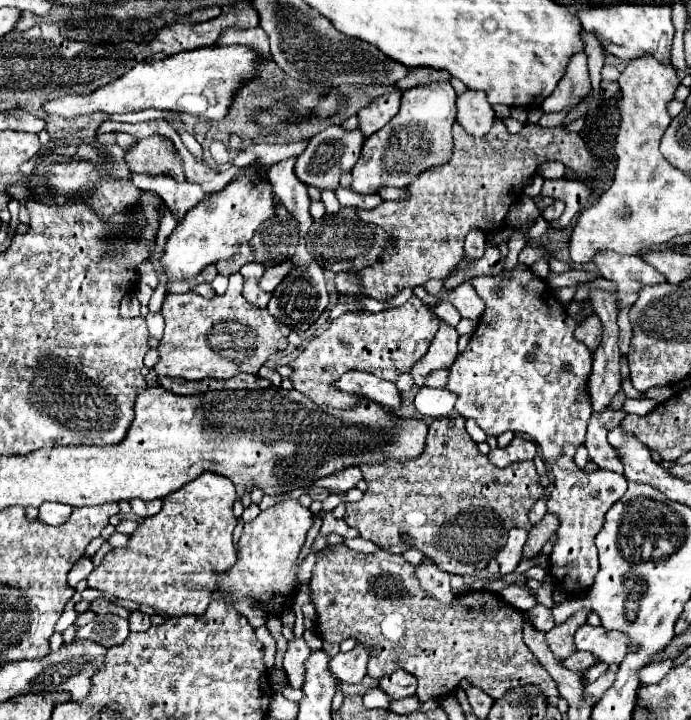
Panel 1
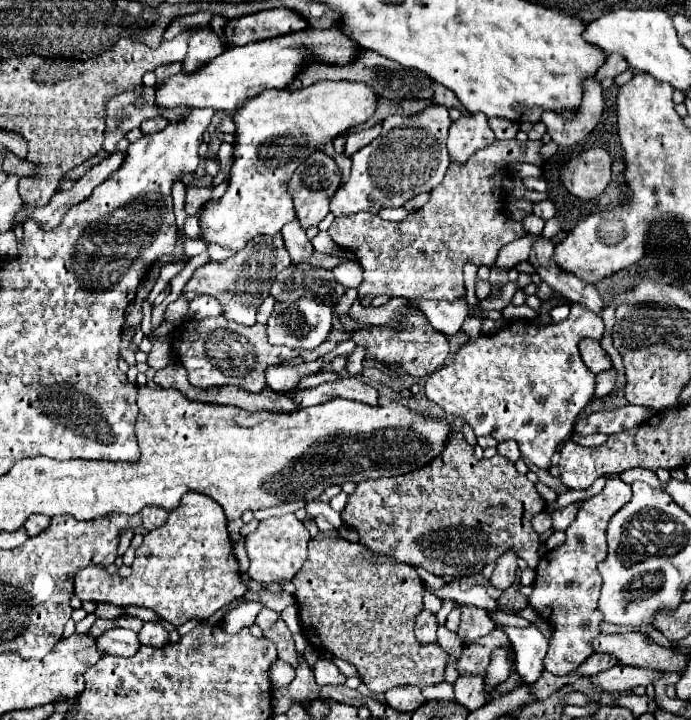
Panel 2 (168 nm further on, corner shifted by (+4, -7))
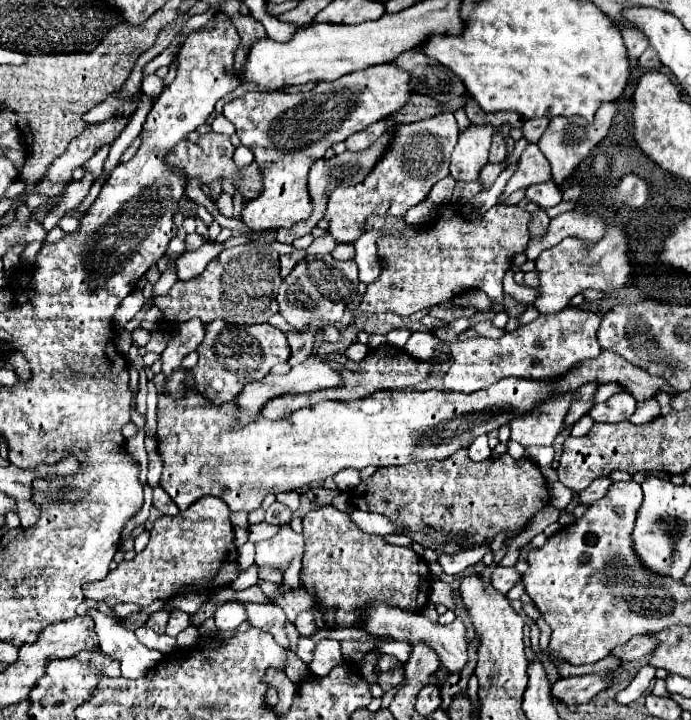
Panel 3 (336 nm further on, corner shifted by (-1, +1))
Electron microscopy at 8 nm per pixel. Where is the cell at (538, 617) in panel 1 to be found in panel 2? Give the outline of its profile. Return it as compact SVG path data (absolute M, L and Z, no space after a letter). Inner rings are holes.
M496 623L496 627L508 635L514 647L514 665L522 683L534 685L544 671L542 659L548 649L546 637L534 625L530 625L528 629L518 629L518 627Z

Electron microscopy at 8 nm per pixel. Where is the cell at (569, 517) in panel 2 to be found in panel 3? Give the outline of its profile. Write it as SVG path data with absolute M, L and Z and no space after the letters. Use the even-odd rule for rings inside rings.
M599 477L595 479L583 493L579 493L579 503L581 505L593 505L595 501L599 501L605 493L607 493L607 487L611 485L609 477Z

